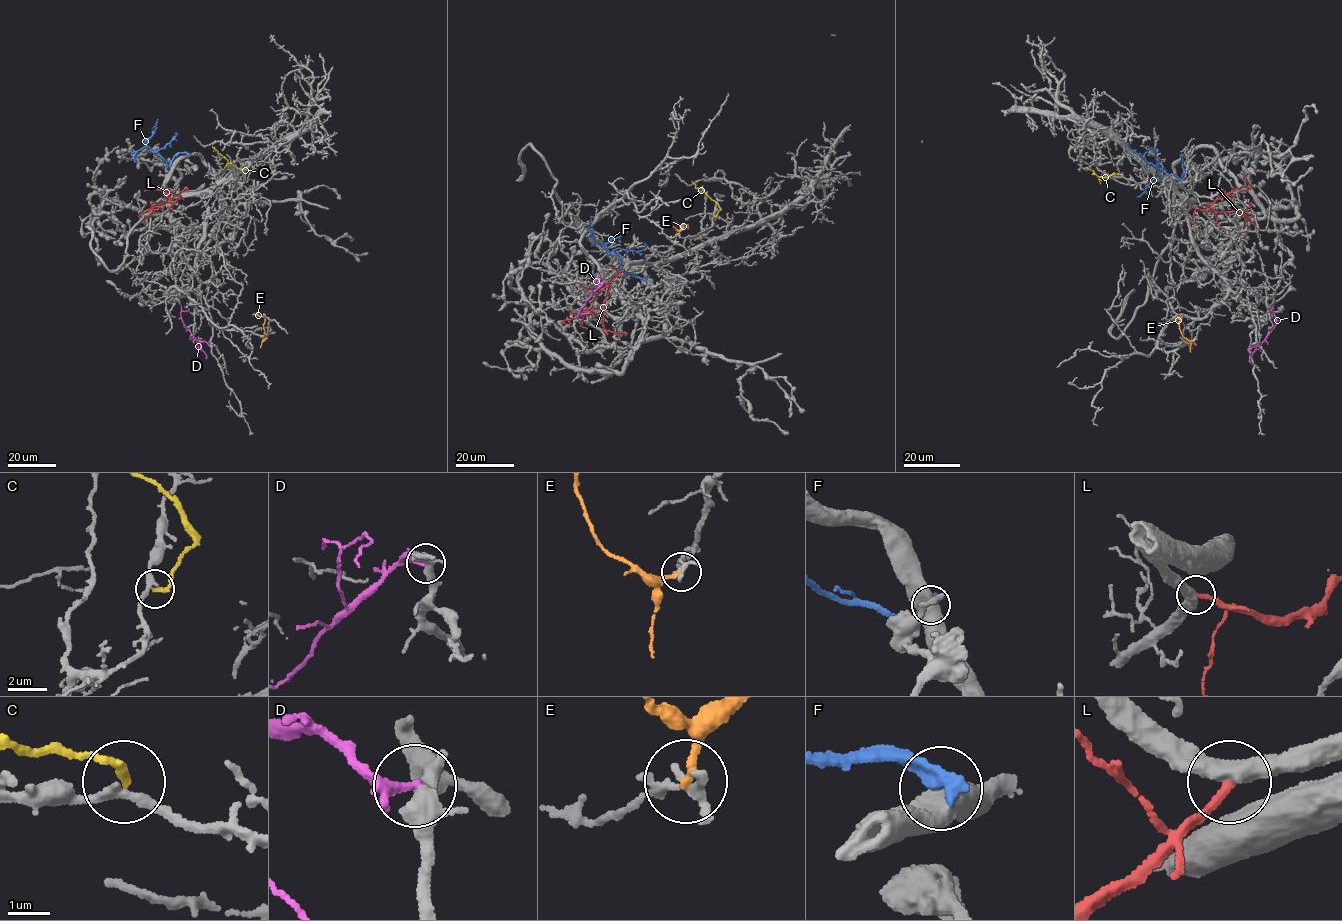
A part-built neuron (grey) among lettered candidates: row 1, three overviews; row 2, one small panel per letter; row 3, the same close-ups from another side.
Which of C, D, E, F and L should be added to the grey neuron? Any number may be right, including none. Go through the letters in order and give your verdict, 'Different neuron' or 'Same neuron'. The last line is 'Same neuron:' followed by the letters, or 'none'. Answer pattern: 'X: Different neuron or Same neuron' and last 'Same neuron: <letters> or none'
C: Different neuron
D: Different neuron
E: Different neuron
F: Different neuron
L: Same neuron
Same neuron: L

